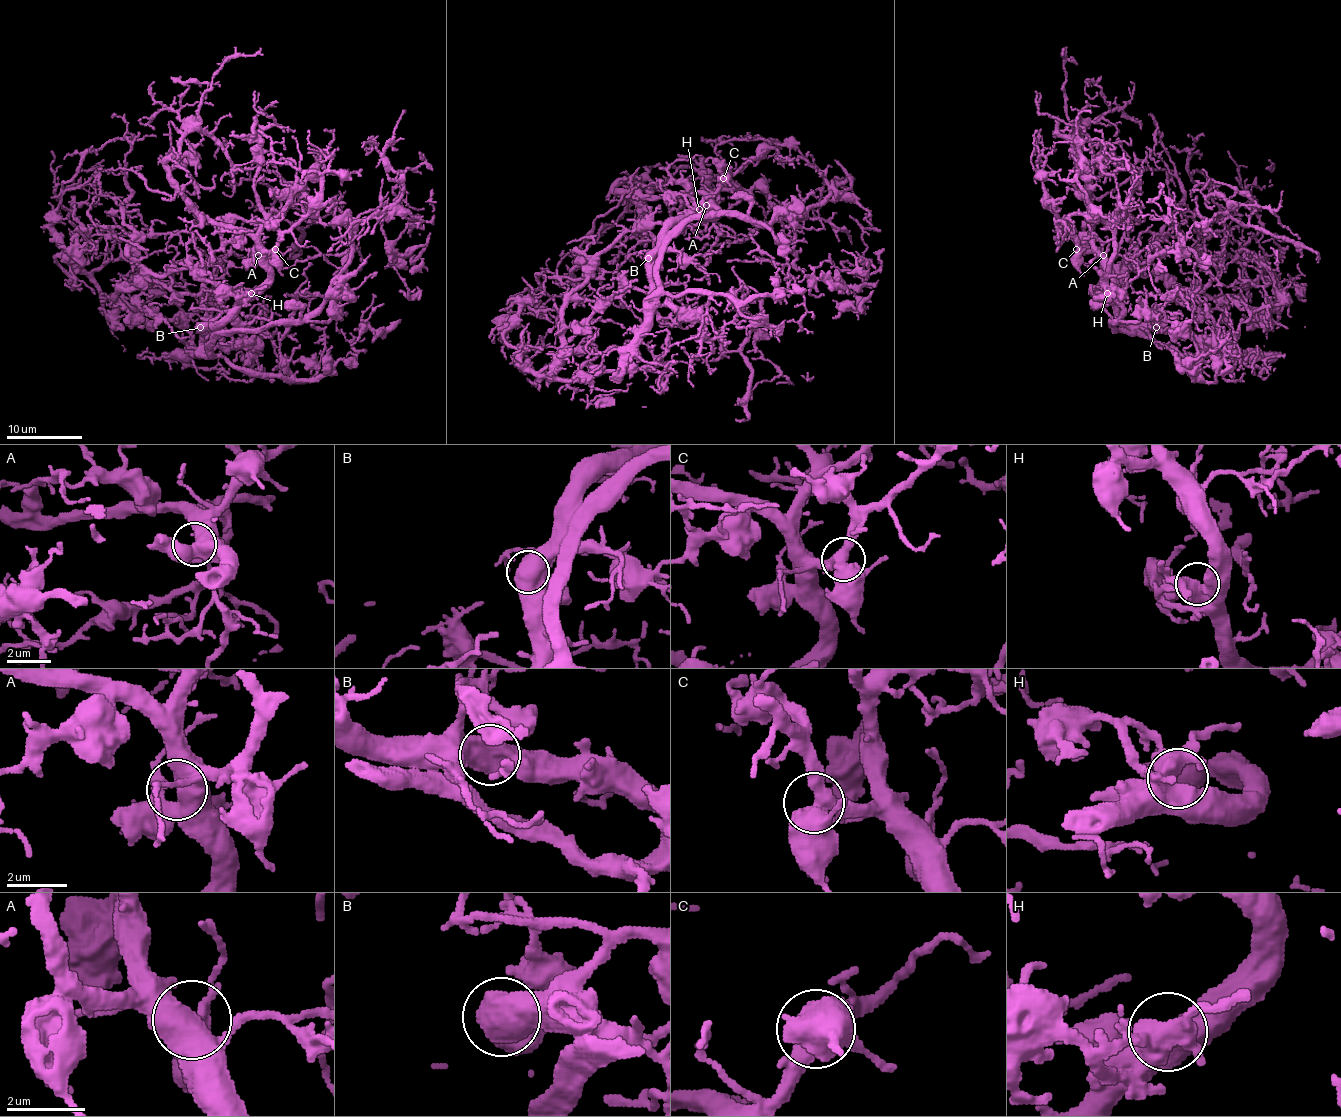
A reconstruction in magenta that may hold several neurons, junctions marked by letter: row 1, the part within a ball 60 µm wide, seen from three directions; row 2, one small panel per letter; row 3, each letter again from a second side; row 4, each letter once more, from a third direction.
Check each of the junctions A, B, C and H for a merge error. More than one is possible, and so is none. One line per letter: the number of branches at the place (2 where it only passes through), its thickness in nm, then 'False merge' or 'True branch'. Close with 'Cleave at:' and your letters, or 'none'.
A: Branches: 2. Thickness 600 nm. True branch
B: Branches: 3. Thickness 750 nm. True branch
C: Branches: 3. Thickness 500 nm. True branch
H: Branches: 4. Thickness 550 nm. True branch
Cleave at: none

